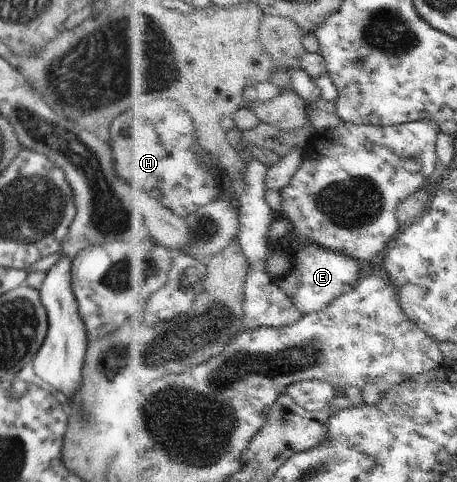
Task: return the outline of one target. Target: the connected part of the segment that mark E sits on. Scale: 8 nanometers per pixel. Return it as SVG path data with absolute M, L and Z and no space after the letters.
M312 244L309 248L297 254L290 252L289 256L293 263L292 270L300 272L302 276L302 286L293 300L304 316L328 307L337 297L340 297L346 291L350 291L352 281L361 281L358 279L363 278L360 270L362 267L360 267L357 259L321 248L316 244Z

